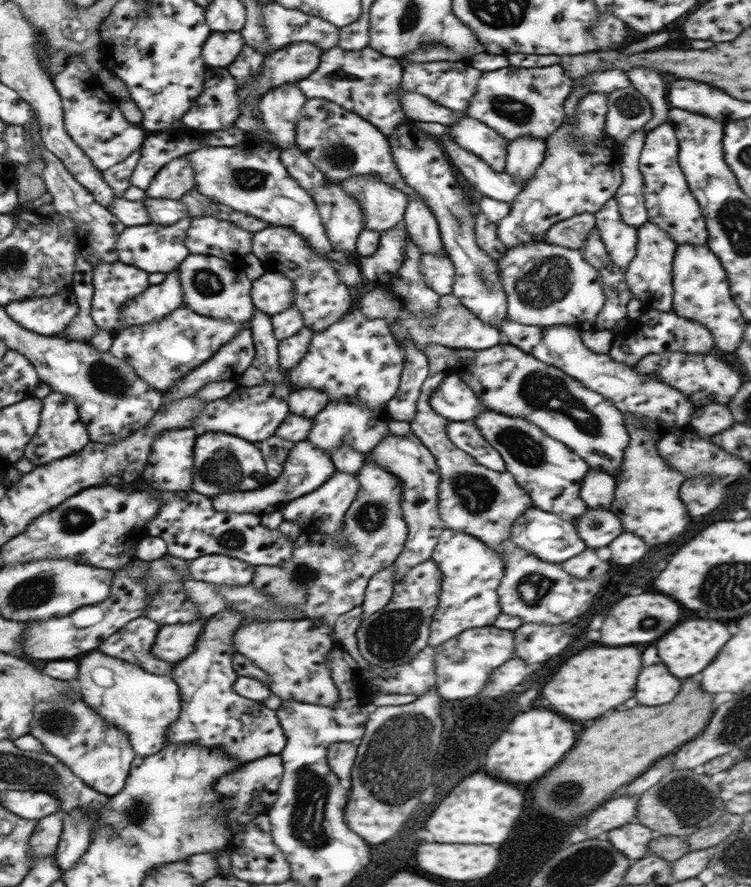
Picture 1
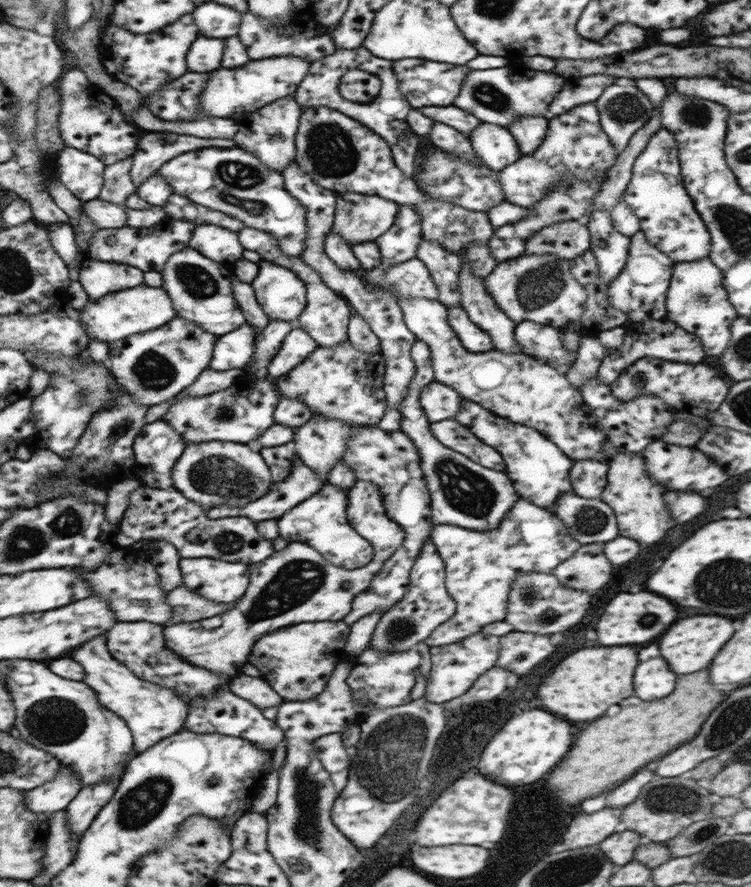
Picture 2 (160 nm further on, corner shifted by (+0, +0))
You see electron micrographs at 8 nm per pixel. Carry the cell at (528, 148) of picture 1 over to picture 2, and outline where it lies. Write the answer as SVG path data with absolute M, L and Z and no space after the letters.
M544 115L515 118L507 128L516 139L521 150L520 156L532 154L546 136L549 119Z

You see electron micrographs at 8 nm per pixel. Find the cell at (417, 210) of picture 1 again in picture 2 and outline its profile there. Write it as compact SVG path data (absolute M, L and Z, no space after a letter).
M421 237L416 253L430 271L430 276L438 289L438 302L444 306L461 306L461 294L459 291L462 258L459 255L448 252L441 244L430 242Z

